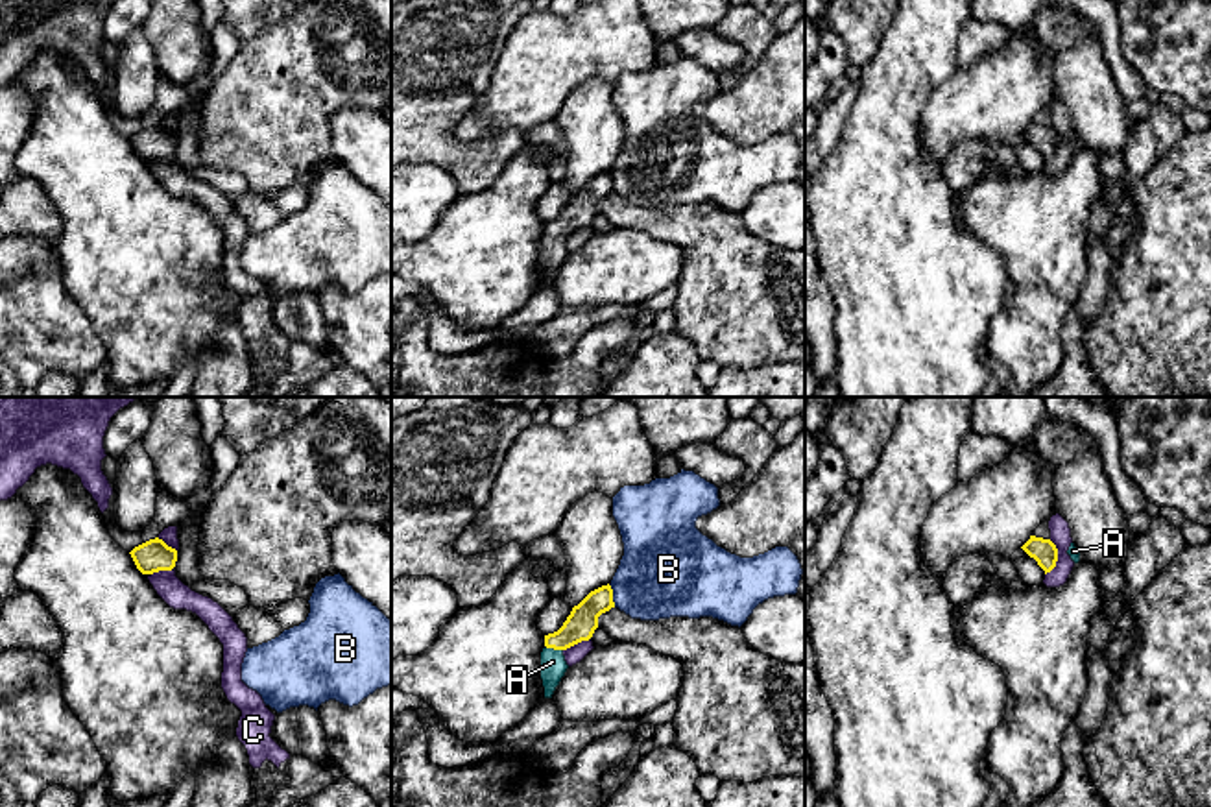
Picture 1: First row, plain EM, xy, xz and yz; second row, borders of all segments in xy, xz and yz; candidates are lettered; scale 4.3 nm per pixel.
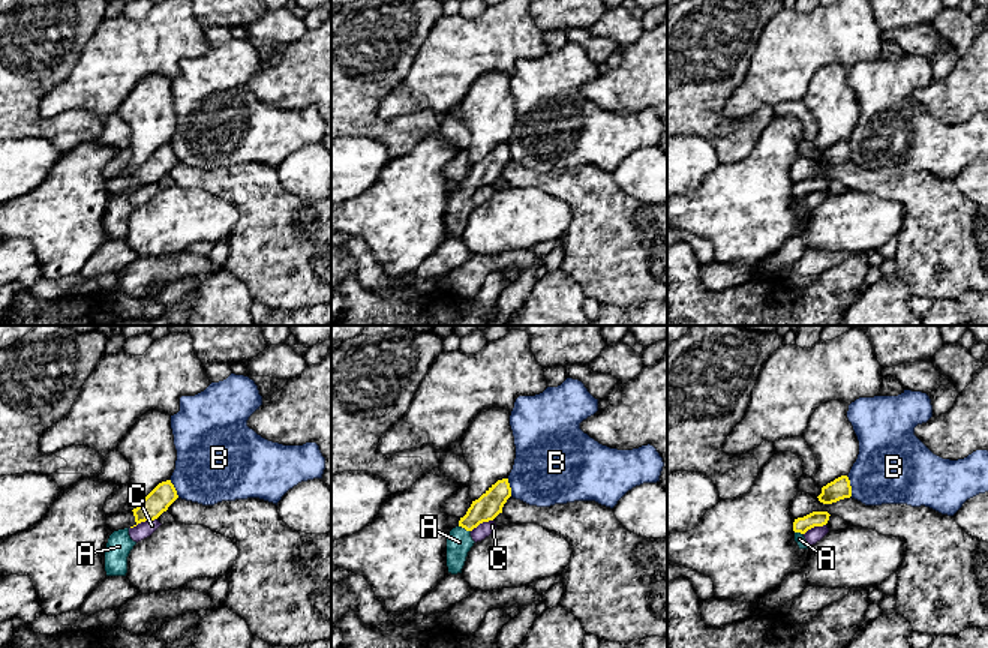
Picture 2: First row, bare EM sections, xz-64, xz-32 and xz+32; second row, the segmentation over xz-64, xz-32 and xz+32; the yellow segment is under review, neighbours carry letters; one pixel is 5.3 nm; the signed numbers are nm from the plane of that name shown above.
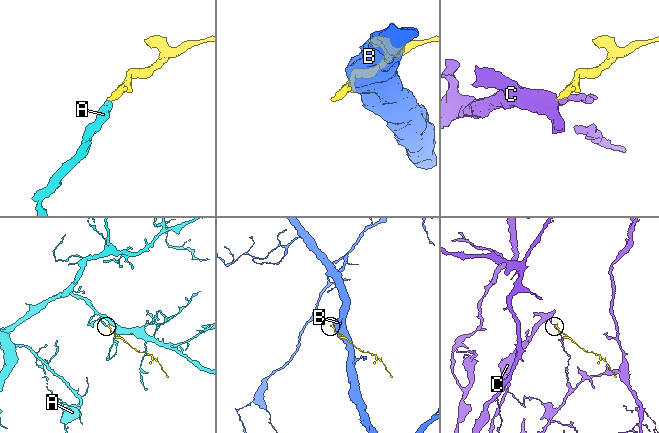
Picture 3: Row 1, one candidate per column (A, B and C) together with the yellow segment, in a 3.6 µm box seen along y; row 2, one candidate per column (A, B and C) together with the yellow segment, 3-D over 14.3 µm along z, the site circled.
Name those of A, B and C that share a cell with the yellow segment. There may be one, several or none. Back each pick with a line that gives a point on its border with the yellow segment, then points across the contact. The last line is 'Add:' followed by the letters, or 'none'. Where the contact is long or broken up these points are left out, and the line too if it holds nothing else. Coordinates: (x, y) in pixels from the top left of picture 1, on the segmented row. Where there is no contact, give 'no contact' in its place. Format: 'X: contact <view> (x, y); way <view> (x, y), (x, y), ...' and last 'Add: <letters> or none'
A: contact xz (554, 649); way xz (580, 625), (554, 649), (552, 662)
Add: A

